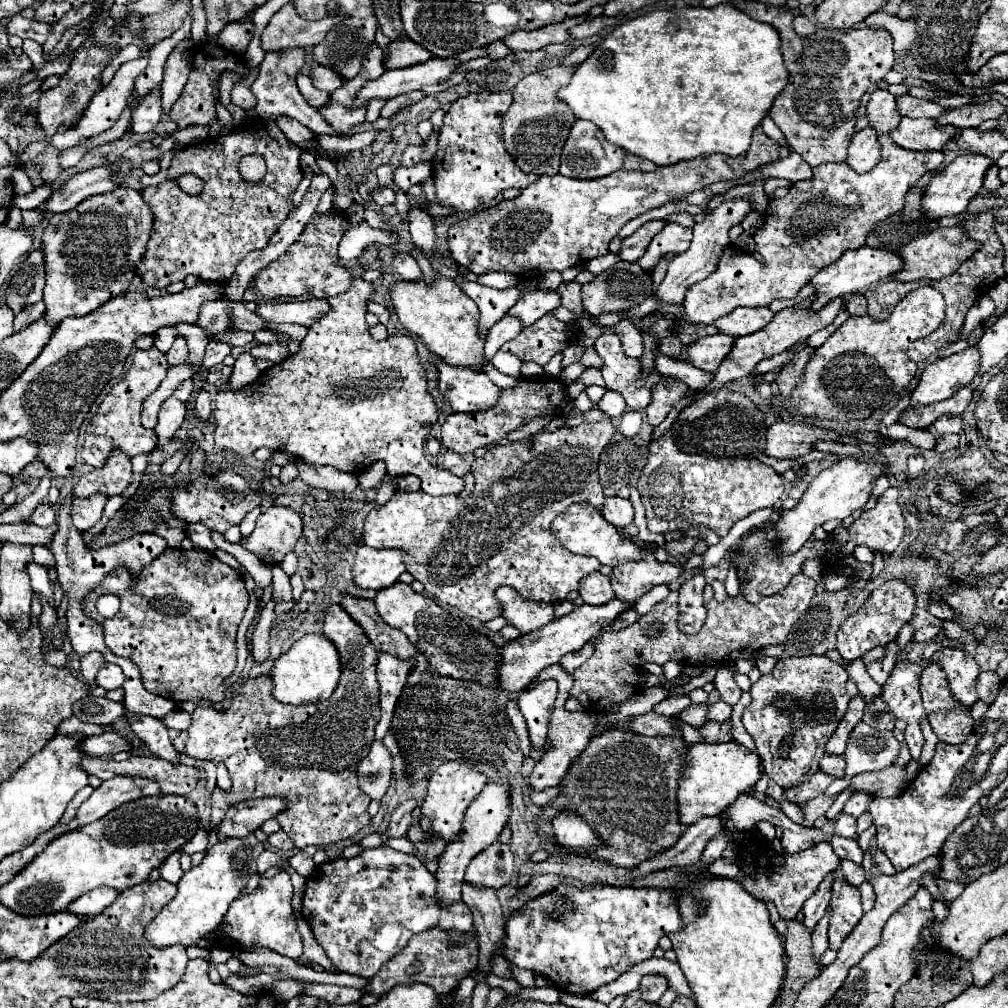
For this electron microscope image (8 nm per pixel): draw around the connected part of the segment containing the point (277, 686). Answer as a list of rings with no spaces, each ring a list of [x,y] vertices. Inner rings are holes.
[[[304,635],[286,653],[282,653],[272,671],[272,697],[288,705],[308,705],[324,701],[332,695],[340,679],[340,657],[336,647],[324,635]]]

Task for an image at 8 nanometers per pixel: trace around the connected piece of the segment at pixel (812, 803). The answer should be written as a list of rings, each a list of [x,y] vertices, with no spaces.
[[[822,793],[822,795],[816,795],[814,799],[808,799],[806,803],[798,805],[798,807],[802,809],[802,813],[804,813],[804,823],[802,823],[802,827],[812,827],[814,821],[816,821],[818,817],[822,817],[834,801],[836,801],[836,795],[824,795],[824,793]]]

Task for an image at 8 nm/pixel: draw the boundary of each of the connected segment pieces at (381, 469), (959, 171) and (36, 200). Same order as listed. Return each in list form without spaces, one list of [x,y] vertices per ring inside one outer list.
[[[376,461],[360,473],[358,481],[360,481],[362,489],[374,489],[384,481],[384,477],[386,477],[386,465],[384,465],[384,461]]]
[[[966,153],[966,155],[960,155],[956,157],[950,165],[946,165],[942,171],[938,171],[928,187],[926,187],[926,193],[924,193],[924,199],[922,199],[922,209],[928,217],[932,219],[940,219],[940,217],[952,217],[952,215],[958,215],[966,209],[966,205],[978,195],[978,191],[982,189],[982,181],[984,181],[984,175],[986,171],[994,165],[994,159],[990,157],[984,157],[984,155],[976,155],[976,153]]]
[[[45,185],[37,189],[35,188],[33,191],[23,196],[14,195],[12,198],[12,205],[17,206],[21,210],[32,210],[48,199],[51,194],[51,187],[49,185]]]

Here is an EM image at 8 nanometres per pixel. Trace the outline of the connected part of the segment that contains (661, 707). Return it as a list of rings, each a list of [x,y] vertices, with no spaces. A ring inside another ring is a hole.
[[[678,695],[678,697],[670,697],[670,699],[666,699],[666,701],[658,703],[658,705],[654,705],[652,711],[658,713],[658,715],[672,717],[672,715],[678,715],[680,711],[684,711],[688,705],[690,705],[688,695]]]

